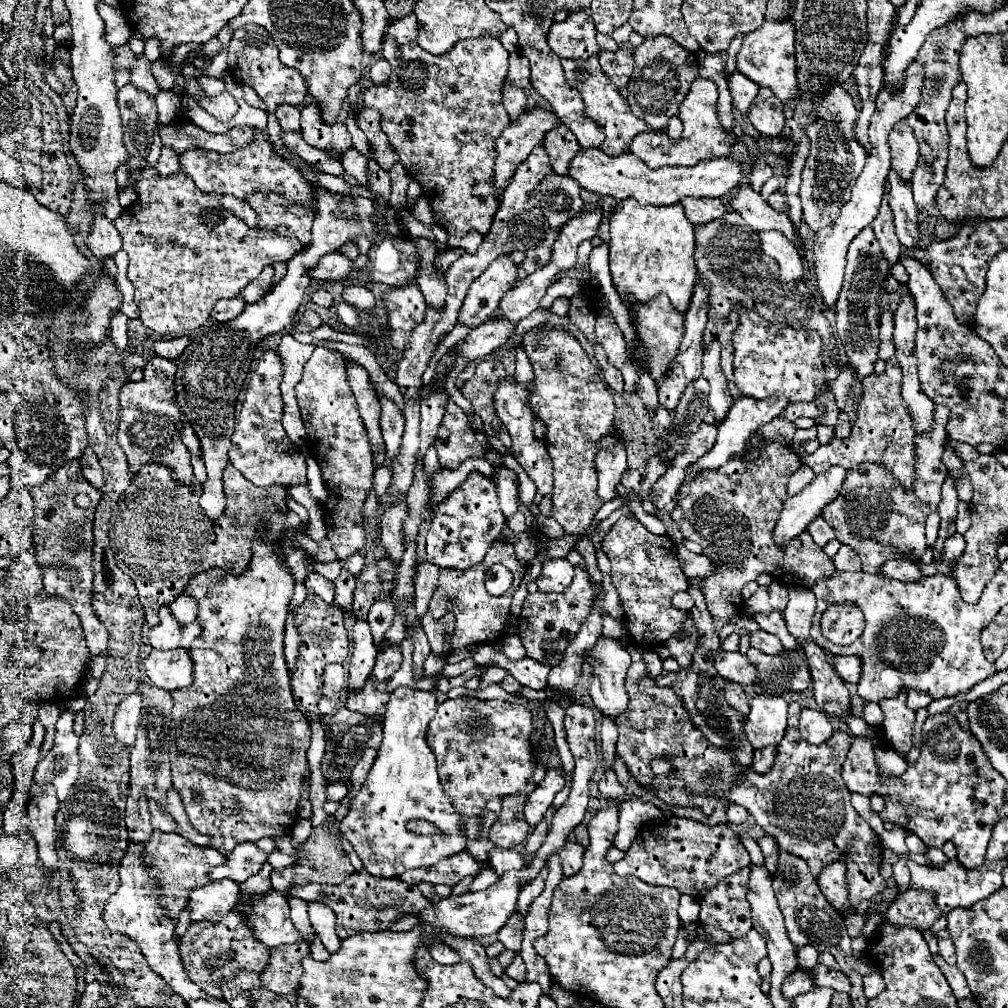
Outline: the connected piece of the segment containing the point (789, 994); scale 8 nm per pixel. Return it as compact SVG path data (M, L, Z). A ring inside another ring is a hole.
M795 971L793 975L789 975L785 979L785 983L781 985L781 993L785 995L785 999L795 999L797 995L805 993L805 991L811 991L813 989L813 981L809 979L809 975L801 973L801 971Z

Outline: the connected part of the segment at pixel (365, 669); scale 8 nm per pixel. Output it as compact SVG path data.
M355 621L353 653L351 653L351 659L349 659L349 681L347 681L347 691L349 693L357 693L365 687L367 679L371 677L377 653L379 651L373 643L369 625L365 621Z

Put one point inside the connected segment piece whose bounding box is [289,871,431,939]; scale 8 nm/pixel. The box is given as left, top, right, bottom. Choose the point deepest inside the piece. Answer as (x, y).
(361, 903)

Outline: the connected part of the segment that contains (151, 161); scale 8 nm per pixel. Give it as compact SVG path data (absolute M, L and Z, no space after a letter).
M155 129L153 137L155 139L151 145L148 157L146 157L146 161L148 162L149 167L155 167L161 153L161 137L159 137L159 129Z

